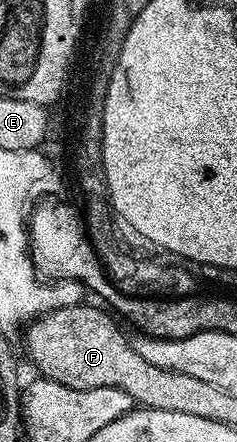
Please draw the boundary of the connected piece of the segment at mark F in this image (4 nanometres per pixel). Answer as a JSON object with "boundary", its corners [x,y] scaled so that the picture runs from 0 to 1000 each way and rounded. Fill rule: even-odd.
{"boundary":[[[266,688],[152,717],[148,738],[114,747],[114,801],[169,837],[160,844],[274,878],[506,882],[540,889],[591,921],[743,928],[882,950],[907,873],[865,869],[823,851],[662,833],[654,824],[629,824],[629,814],[578,805],[549,767],[519,760],[468,724],[473,713],[451,710],[392,692]]]}

